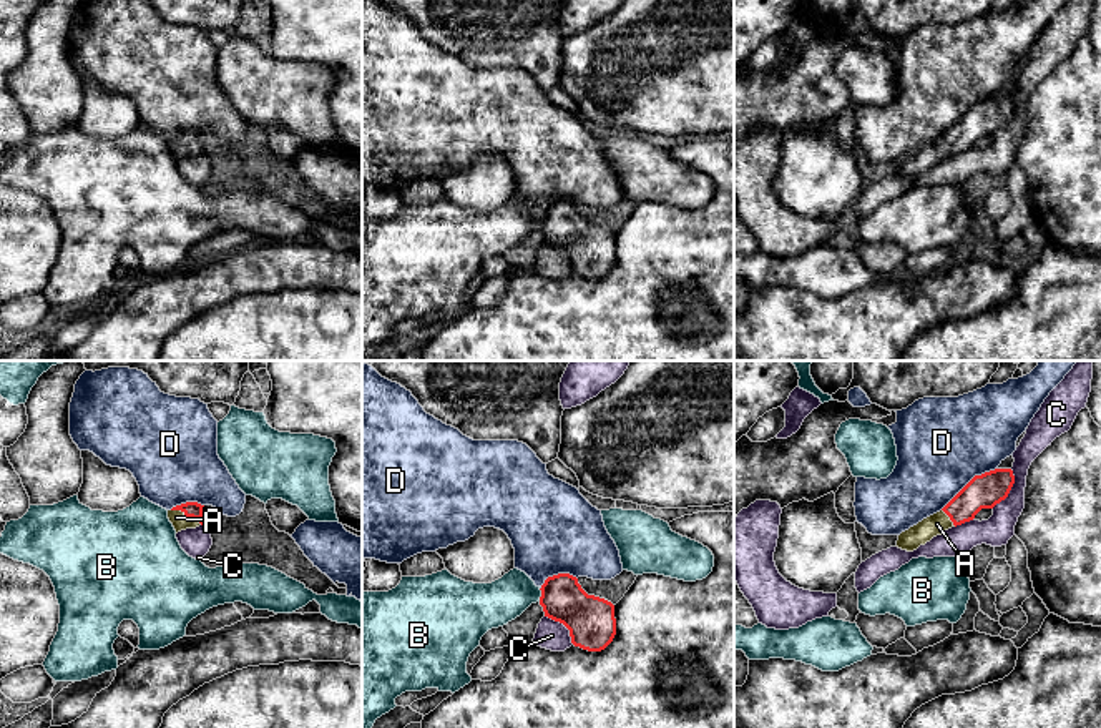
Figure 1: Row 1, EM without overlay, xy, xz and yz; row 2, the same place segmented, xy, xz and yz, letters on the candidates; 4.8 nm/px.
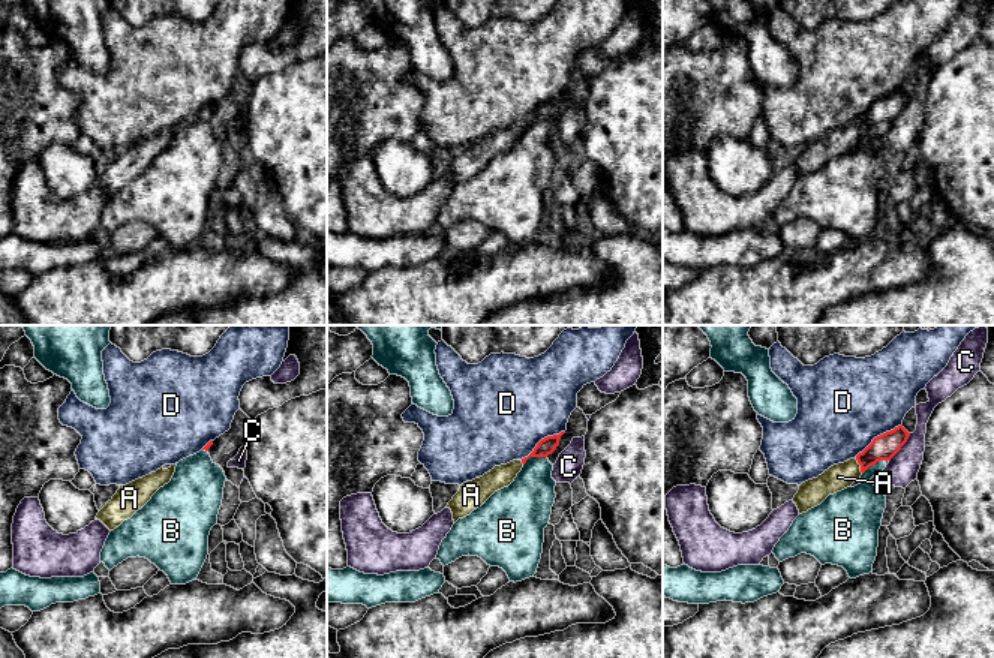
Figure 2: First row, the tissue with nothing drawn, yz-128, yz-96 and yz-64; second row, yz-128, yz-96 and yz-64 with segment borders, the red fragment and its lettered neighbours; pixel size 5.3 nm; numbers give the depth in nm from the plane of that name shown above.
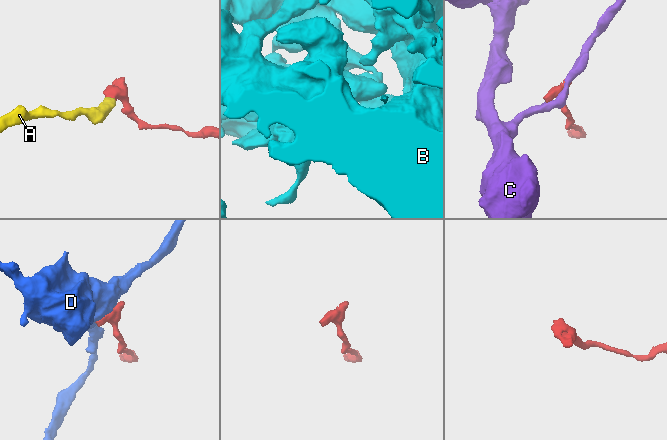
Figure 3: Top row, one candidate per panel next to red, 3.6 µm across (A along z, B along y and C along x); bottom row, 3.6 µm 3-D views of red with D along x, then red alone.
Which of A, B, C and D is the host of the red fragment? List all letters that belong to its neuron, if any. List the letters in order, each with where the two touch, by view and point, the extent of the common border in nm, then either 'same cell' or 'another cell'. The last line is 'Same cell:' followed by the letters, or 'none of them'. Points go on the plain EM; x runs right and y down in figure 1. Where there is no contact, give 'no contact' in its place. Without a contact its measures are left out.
A: xy (186, 143) | 170 nm | same cell
B: xz (542, 223) | 60 nm | another cell
C: yz (1010, 117) | 220 nm | another cell
D: yz (970, 108) | 340 nm | another cell
Same cell: A

